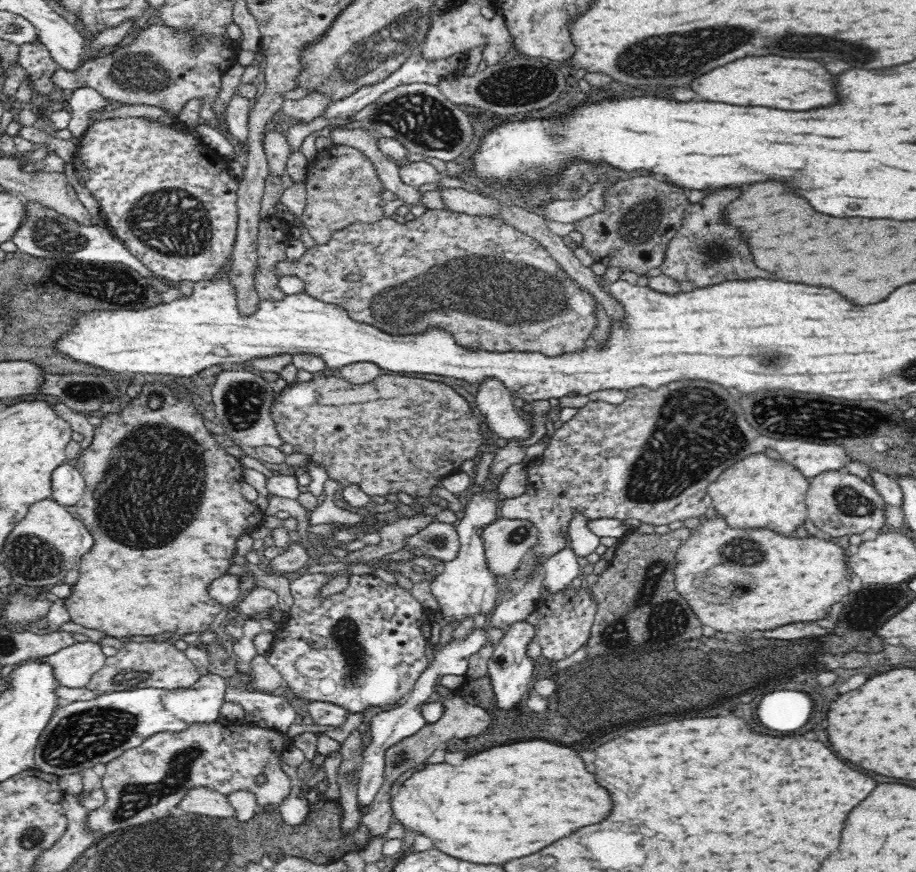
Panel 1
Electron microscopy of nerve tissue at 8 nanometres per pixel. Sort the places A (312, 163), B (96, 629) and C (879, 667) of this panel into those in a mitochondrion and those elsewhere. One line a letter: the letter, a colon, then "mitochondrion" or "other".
A: other
B: other
C: other

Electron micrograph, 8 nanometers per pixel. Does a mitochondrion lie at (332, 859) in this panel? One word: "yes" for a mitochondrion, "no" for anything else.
no

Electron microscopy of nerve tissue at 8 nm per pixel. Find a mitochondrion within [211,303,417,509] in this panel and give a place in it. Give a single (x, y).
(243, 399)

